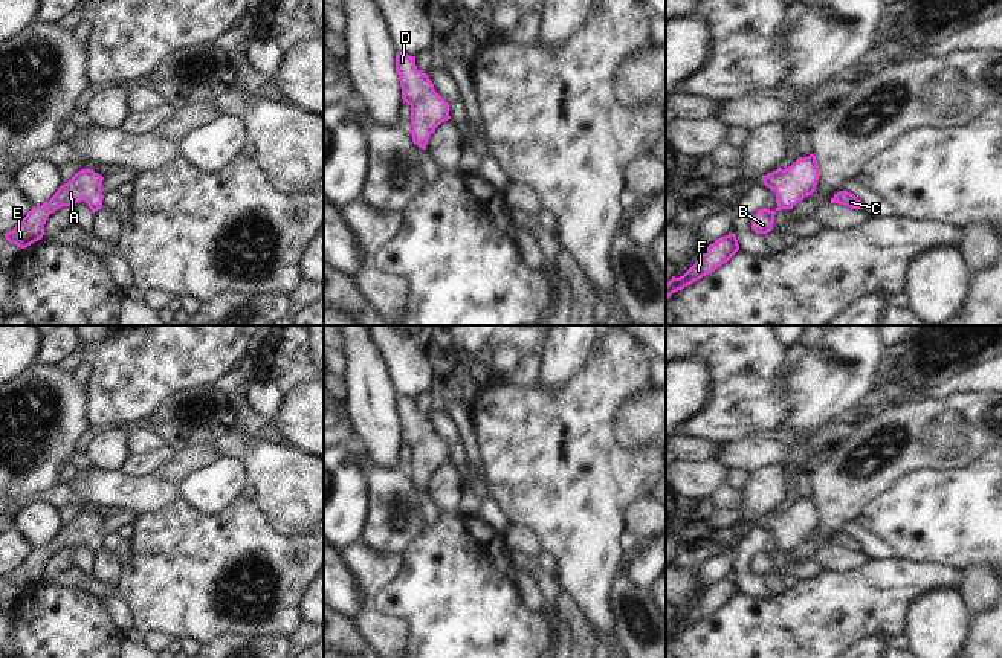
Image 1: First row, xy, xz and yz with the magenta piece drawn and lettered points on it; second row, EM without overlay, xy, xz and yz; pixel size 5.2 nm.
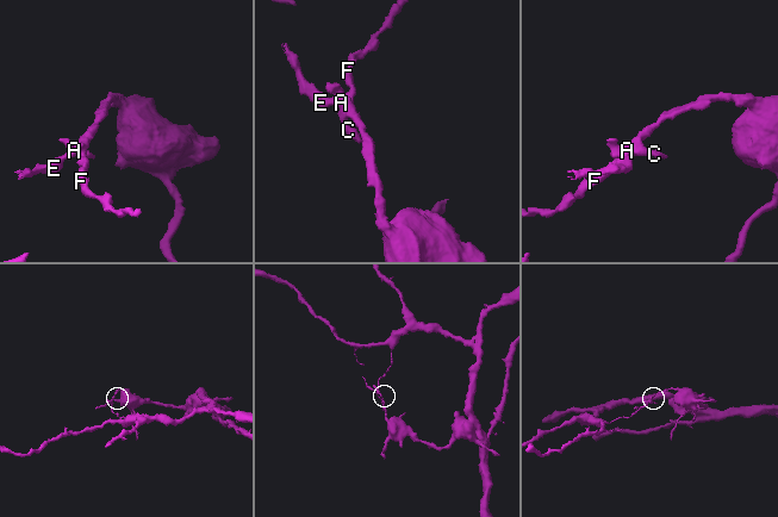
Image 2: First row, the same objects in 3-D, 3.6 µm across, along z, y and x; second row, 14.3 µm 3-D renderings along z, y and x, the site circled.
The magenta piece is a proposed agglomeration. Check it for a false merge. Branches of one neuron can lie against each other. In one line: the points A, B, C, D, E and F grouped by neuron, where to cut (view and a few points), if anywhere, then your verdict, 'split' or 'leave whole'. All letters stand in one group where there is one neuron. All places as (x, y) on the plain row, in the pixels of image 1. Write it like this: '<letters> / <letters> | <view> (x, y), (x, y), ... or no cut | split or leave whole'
A B C D E F | no cut | leave whole

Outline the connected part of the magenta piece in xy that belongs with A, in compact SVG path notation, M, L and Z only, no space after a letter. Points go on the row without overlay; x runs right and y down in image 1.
M81 511L67 525L61 527L49 543L41 548L34 548L18 568L5 576L5 580L11 586L26 591L43 580L44 565L50 556L63 548L73 548L81 542L95 556L102 550L102 522L104 519L93 511Z

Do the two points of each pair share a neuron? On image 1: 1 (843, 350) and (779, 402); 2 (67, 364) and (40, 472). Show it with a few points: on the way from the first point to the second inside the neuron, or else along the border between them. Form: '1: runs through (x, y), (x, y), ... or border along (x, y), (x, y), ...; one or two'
1: border along (798, 365), (788, 387), (791, 409), (784, 423); two
2: border along (55, 365), (71, 373); two

